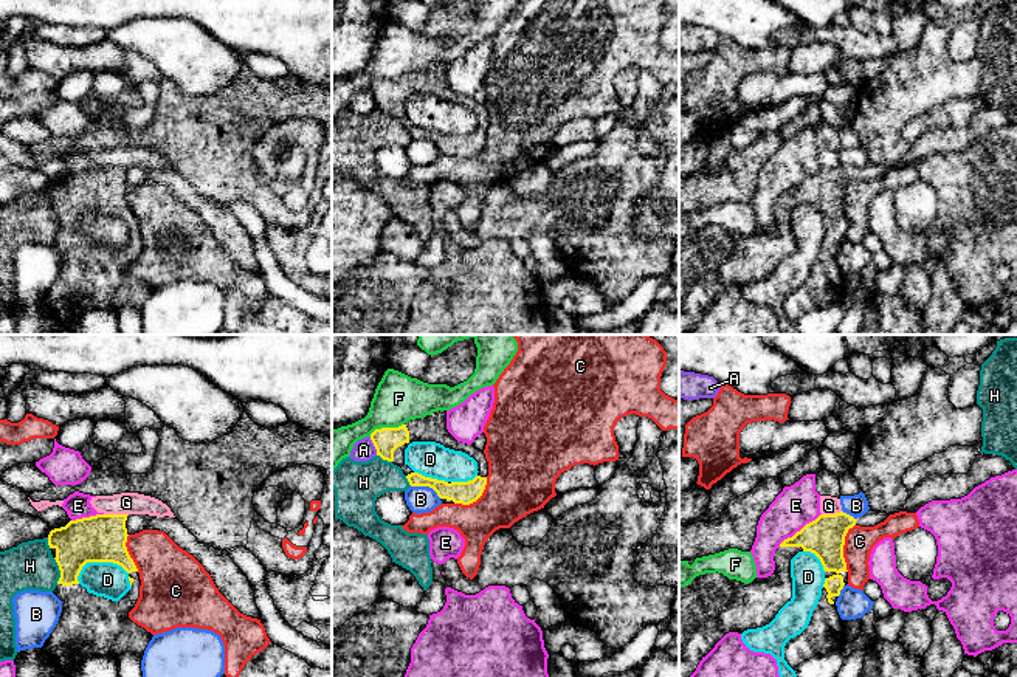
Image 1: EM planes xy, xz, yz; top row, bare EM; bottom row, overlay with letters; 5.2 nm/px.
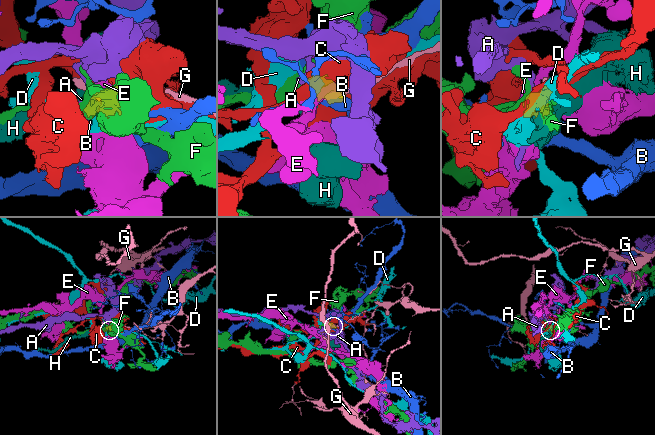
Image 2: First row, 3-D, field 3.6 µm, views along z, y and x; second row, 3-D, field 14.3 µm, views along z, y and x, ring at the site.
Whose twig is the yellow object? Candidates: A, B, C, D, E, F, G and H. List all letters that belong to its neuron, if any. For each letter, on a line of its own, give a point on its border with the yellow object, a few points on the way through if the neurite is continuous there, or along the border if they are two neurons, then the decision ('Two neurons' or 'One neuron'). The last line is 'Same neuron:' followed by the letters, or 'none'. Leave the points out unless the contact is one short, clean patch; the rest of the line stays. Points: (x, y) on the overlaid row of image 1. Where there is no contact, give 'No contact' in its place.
A: Touches yellow at xz (374, 445). Two neurons
B: Touches yellow at xz (427, 485). Two neurons
C: Touches yellow at yz (842, 547). Two neurons
D: Touches yellow at xy (98, 561). Boundary: xy (127, 573), (112, 563), (87, 563), (76, 580). Two neurons
E: Touches yellow at yz (800, 530). Boundary: yz (820, 513), (779, 546). Two neurons
F: Touches yellow at xz (386, 428). Two neurons
G: Touches yellow at xy (117, 515). Boundary: xy (104, 513), (127, 515). Two neurons
H: Touches yellow at xy (59, 569). Boundary: xy (53, 558), (59, 570), (58, 583). Two neurons
Same neuron: none

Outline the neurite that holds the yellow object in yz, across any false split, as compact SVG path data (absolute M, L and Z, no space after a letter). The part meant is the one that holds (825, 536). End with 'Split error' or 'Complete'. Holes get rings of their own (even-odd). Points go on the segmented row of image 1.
M868 510L864 516L854 519L840 511L836 514L820 514L815 521L806 524L792 538L784 539L775 550L775 570L767 578L755 578L744 584L729 579L722 573L705 573L696 576L690 584L679 589L679 677L690 677L699 662L715 648L715 644L729 632L743 634L747 629L757 629L769 624L778 610L792 598L791 559L798 552L814 553L825 570L825 584L817 607L812 612L808 627L784 646L784 660L795 669L800 663L814 655L826 655L840 649L845 643L843 620L837 612L836 601L840 590L848 584L848 570L843 558L845 536L854 525L874 527L884 522L890 514Z. Split error

